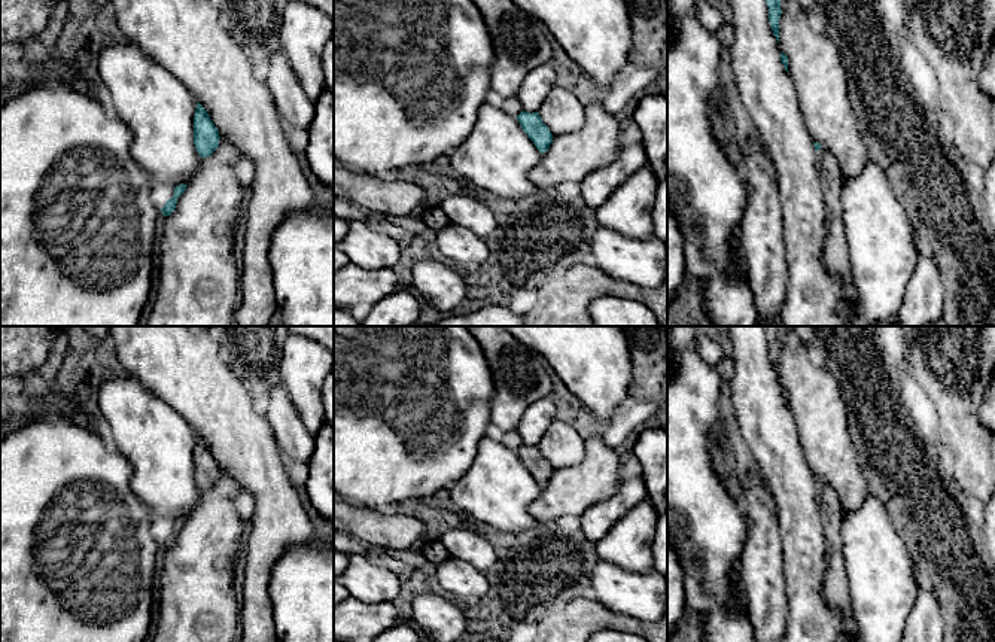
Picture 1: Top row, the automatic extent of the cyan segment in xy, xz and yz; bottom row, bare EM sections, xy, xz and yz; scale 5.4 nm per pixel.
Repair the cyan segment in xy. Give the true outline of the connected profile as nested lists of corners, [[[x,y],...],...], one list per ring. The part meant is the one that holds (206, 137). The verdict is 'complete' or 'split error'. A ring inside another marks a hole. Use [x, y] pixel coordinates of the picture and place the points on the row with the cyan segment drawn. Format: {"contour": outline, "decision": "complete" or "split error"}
{"contour": [[[197,103],[194,115],[194,144],[201,158],[210,156],[219,146],[219,131],[206,109]]], "decision": "complete"}

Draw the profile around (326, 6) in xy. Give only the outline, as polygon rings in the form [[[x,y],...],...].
[[[293,0],[293,1],[302,1],[302,3],[307,3],[308,6],[314,6],[320,9],[328,15],[328,18],[334,25],[334,0]]]

